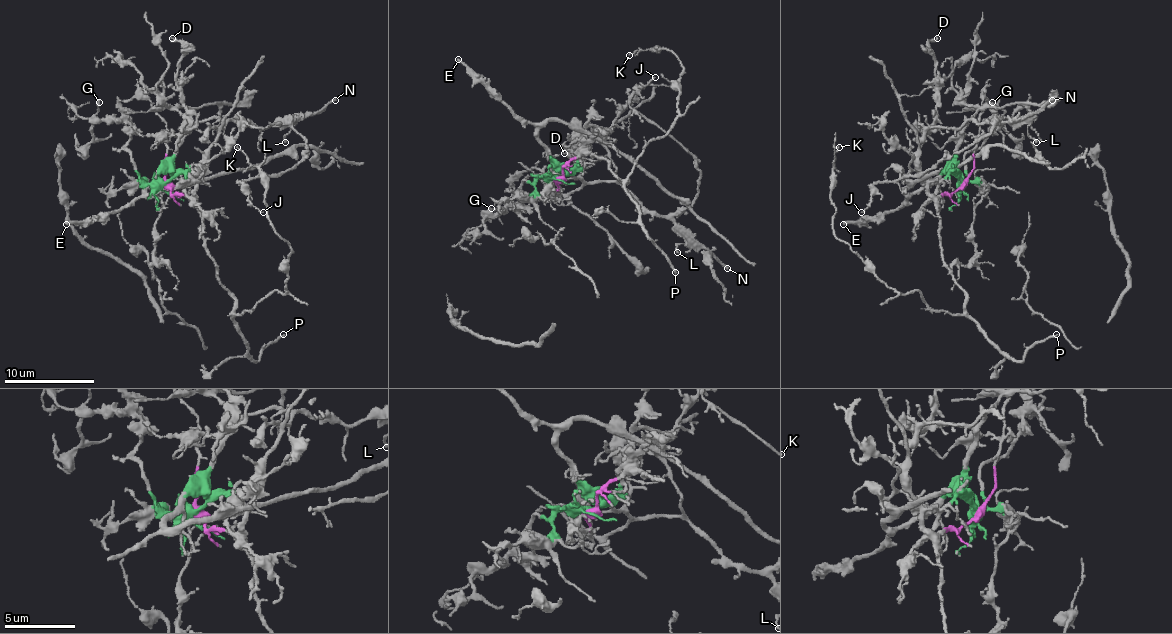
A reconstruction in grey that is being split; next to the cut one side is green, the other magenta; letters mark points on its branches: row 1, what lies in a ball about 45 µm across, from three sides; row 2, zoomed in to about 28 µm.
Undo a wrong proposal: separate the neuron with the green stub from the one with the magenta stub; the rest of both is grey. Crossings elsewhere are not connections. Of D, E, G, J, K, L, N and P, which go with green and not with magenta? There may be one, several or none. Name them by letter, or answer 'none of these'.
D, E, G, J, L, N

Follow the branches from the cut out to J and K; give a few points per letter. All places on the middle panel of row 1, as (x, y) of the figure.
J: (554, 179), (568, 172), (622, 183), (649, 210), (682, 212), (698, 192), (696, 161), (629, 100), (655, 78)
K: (554, 179), (590, 154), (626, 181), (642, 149), (673, 120), (682, 64), (658, 46), (629, 55)

